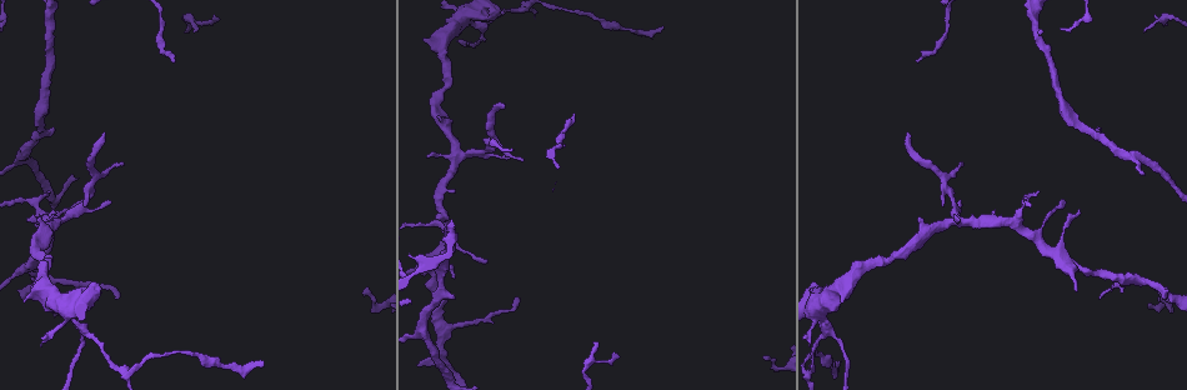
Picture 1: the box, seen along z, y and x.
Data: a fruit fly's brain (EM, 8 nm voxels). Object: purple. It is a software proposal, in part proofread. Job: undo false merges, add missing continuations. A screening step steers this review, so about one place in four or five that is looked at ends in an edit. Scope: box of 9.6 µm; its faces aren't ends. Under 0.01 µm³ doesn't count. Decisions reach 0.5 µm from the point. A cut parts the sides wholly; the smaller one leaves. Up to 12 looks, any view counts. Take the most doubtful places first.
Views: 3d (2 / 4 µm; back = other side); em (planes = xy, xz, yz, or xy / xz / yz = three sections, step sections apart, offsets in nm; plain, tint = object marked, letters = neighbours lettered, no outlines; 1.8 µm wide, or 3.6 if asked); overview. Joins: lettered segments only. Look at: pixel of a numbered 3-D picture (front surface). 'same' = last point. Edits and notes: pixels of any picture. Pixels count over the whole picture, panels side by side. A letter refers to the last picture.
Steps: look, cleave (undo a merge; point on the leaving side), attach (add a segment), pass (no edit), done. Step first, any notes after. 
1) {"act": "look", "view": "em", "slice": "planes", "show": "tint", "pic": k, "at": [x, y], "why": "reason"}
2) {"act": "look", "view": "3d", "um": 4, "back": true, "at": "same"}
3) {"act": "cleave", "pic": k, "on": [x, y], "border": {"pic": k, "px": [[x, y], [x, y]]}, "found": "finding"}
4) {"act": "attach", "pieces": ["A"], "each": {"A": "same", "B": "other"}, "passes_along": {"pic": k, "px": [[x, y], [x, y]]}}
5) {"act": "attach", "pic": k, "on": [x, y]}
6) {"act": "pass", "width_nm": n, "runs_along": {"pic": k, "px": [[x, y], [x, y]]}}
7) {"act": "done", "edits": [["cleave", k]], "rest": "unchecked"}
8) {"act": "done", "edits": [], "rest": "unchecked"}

{"act": "look", "view": "3d", "um": 4, "pic": 1, "at": [172, 58], "why": "branch stops here"}

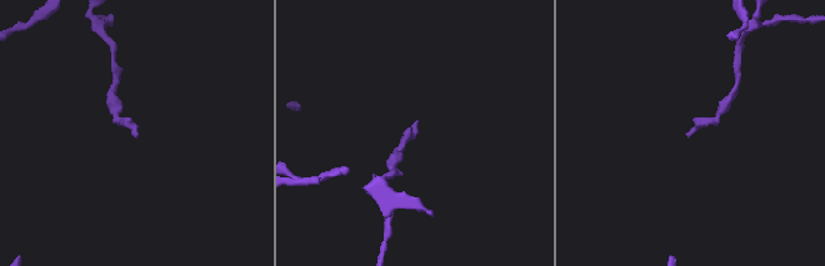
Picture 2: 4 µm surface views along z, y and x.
{"act": "look", "view": "em", "slice": "planes", "show": "tint", "pic": 2, "at": [688, 133]}

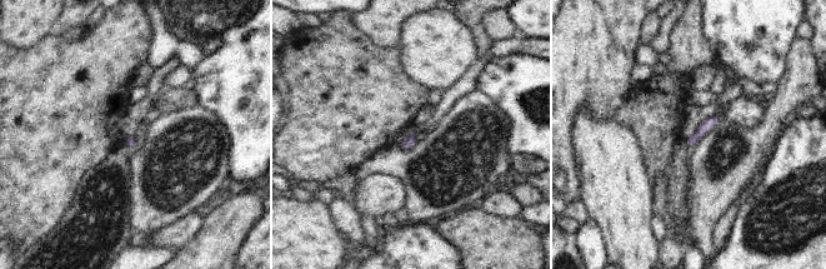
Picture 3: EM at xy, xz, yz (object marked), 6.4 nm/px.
{"act": "look", "view": "em", "slice": "planes", "show": "letters", "at": "same"}

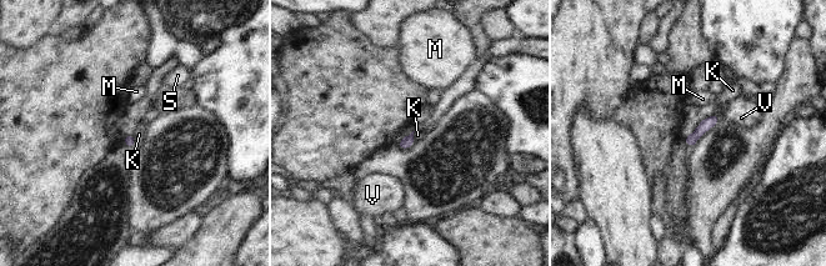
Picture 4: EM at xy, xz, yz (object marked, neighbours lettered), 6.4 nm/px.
{"act": "pass", "width_nm": 70, "each": {"K": "other", "M": "other", "S": "other", "V": "other"}, "border": {"pic": 4, "px": [[134, 135], [135, 144], [131, 147]]}, "found": "none of them fits"}

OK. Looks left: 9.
{"act": "look", "view": "em", "slice": "planes", "show": "tint", "pic": 1, "at": [1067, 262], "why": "a fork"}

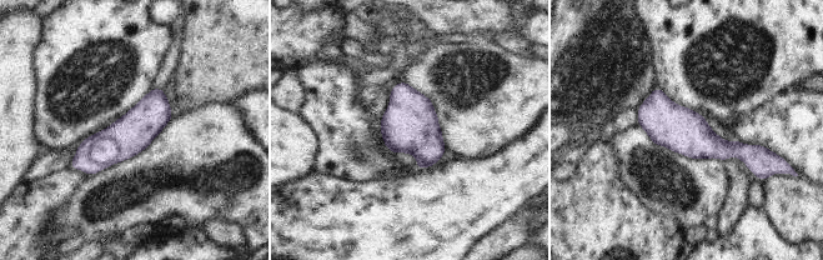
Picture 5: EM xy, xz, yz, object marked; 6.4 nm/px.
{"act": "look", "view": "em", "slice": "planes", "show": "letters", "at": "same", "why": "see the neighbours"}

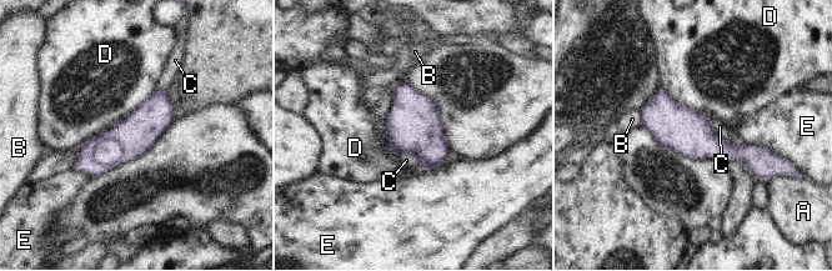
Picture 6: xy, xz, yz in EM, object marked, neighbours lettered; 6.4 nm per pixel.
{"act": "pass", "longest_contact_nm": ["D", 600], "each": {"A": "other", "B": "other", "C": "other", "D": "other", "E": "other"}, "runs_along": {"pic": 6, "px": [[645, 111], [706, 144], [763, 157]]}, "found": "all the same neuron"}

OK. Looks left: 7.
{"act": "look", "view": "3d", "um": 4, "pic": 1, "at": [368, 287], "why": "long arm stops here"}

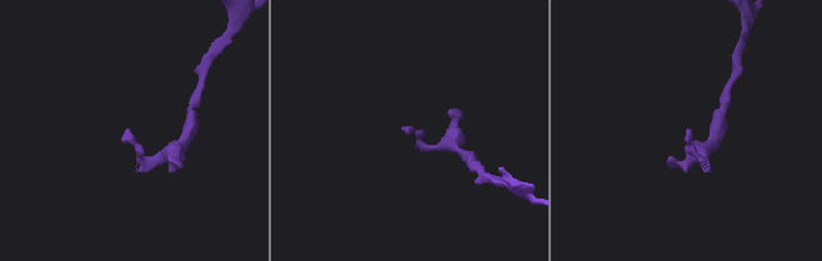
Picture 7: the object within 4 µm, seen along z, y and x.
{"act": "look", "view": "em", "slice": "yz", "step": 8, "show": "letters", "pic": 7, "at": [125, 131]}

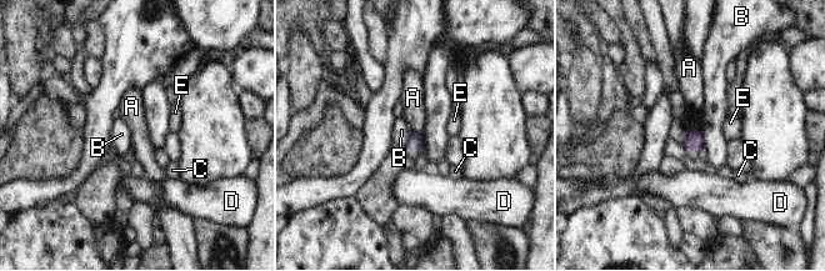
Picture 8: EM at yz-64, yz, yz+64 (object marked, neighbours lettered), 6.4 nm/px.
{"act": "look", "view": "em", "slice": "planes", "show": "letters", "at": "same", "why": "another direction"}

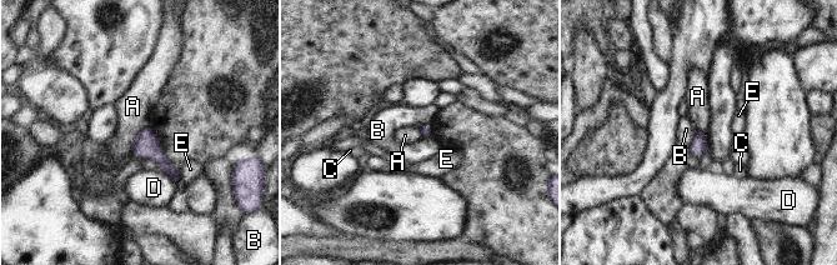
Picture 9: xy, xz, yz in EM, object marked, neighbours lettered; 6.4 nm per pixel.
{"act": "pass", "width_nm": 80, "each": {"A": "other", "B": "other", "C": "other", "D": "other", "E": "other"}, "border": {"pic": 9, "px": [[146, 124], [136, 135], [131, 154]]}, "found": "none of them fits"}

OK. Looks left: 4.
{"act": "look", "view": "3d", "um": 4, "pic": 1, "at": [1134, 156], "why": "sudden change in width"}

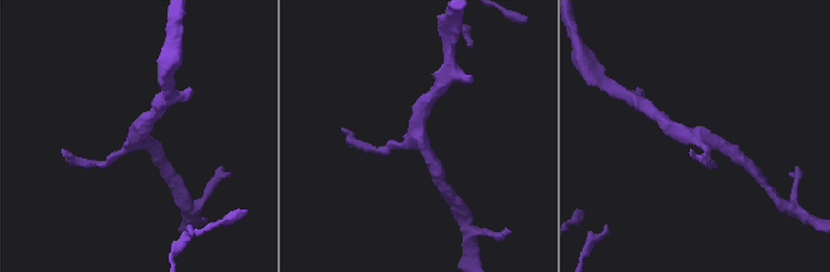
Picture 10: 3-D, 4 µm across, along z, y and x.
{"act": "look", "view": "em", "slice": "yz", "step": 8, "show": "tint", "pic": 10, "at": [136, 133]}

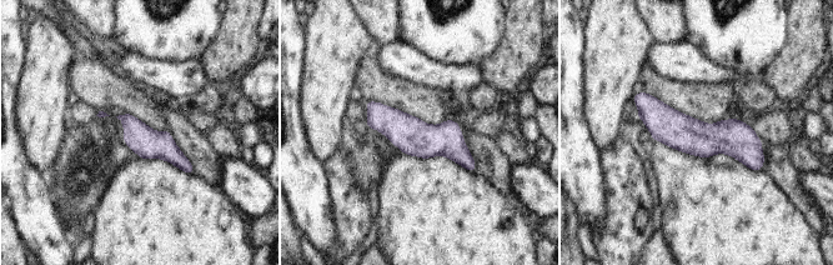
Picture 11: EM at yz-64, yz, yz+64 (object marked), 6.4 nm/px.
{"act": "look", "view": "em", "slice": "xz", "step": 8, "show": "letters", "at": "same"}

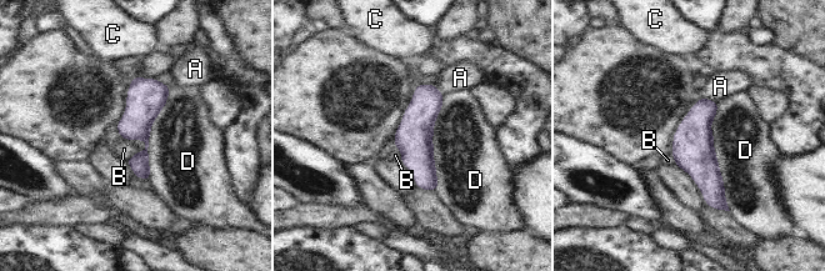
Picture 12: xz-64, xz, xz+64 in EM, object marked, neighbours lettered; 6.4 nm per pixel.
{"act": "pass", "each": {"A": "other", "B": "other", "C": "other", "D": "other"}, "border": {"pic": 12, "px": [[143, 139], [144, 147], [126, 161]]}, "found": "all the same neuron"}

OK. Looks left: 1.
{"act": "look", "view": "em", "slice": "planes", "show": "letters", "pic": 1, "at": [664, 26], "why": "an open end"}

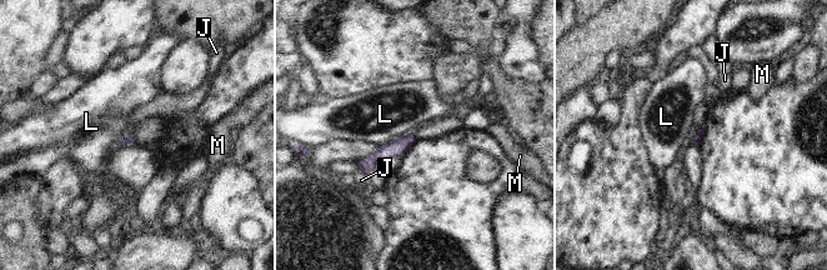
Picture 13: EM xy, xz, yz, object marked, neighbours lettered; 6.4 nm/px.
{"act": "attach", "pieces": ["M"], "each": {"J": "other", "L": "other", "M": "same"}, "passes_along": {"pic": 13, "px": [[396, 148], [370, 170], [376, 179]]}, "found": "it goes on there"}

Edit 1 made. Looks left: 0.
{"act": "done", "edits": [["attach", 13]], "rest": "unchecked"}

